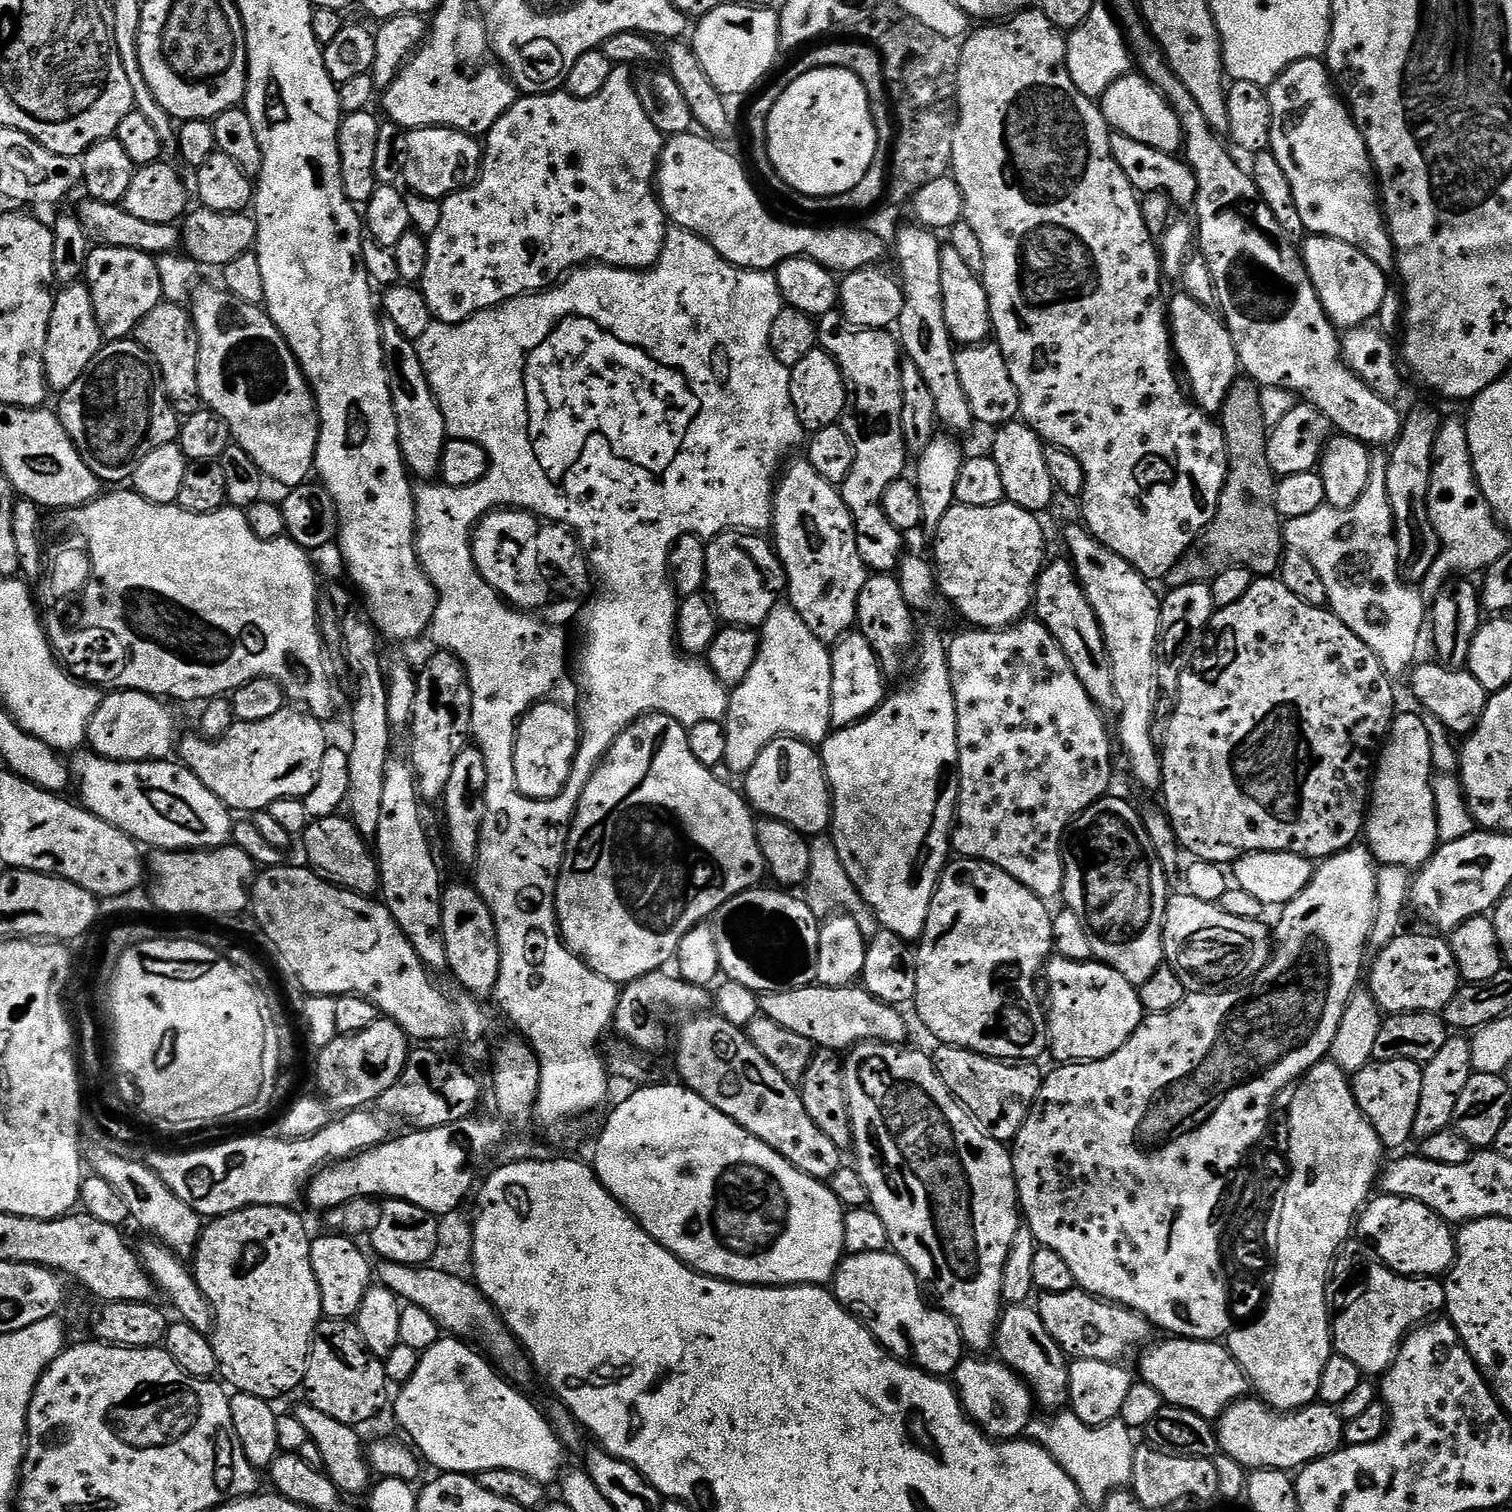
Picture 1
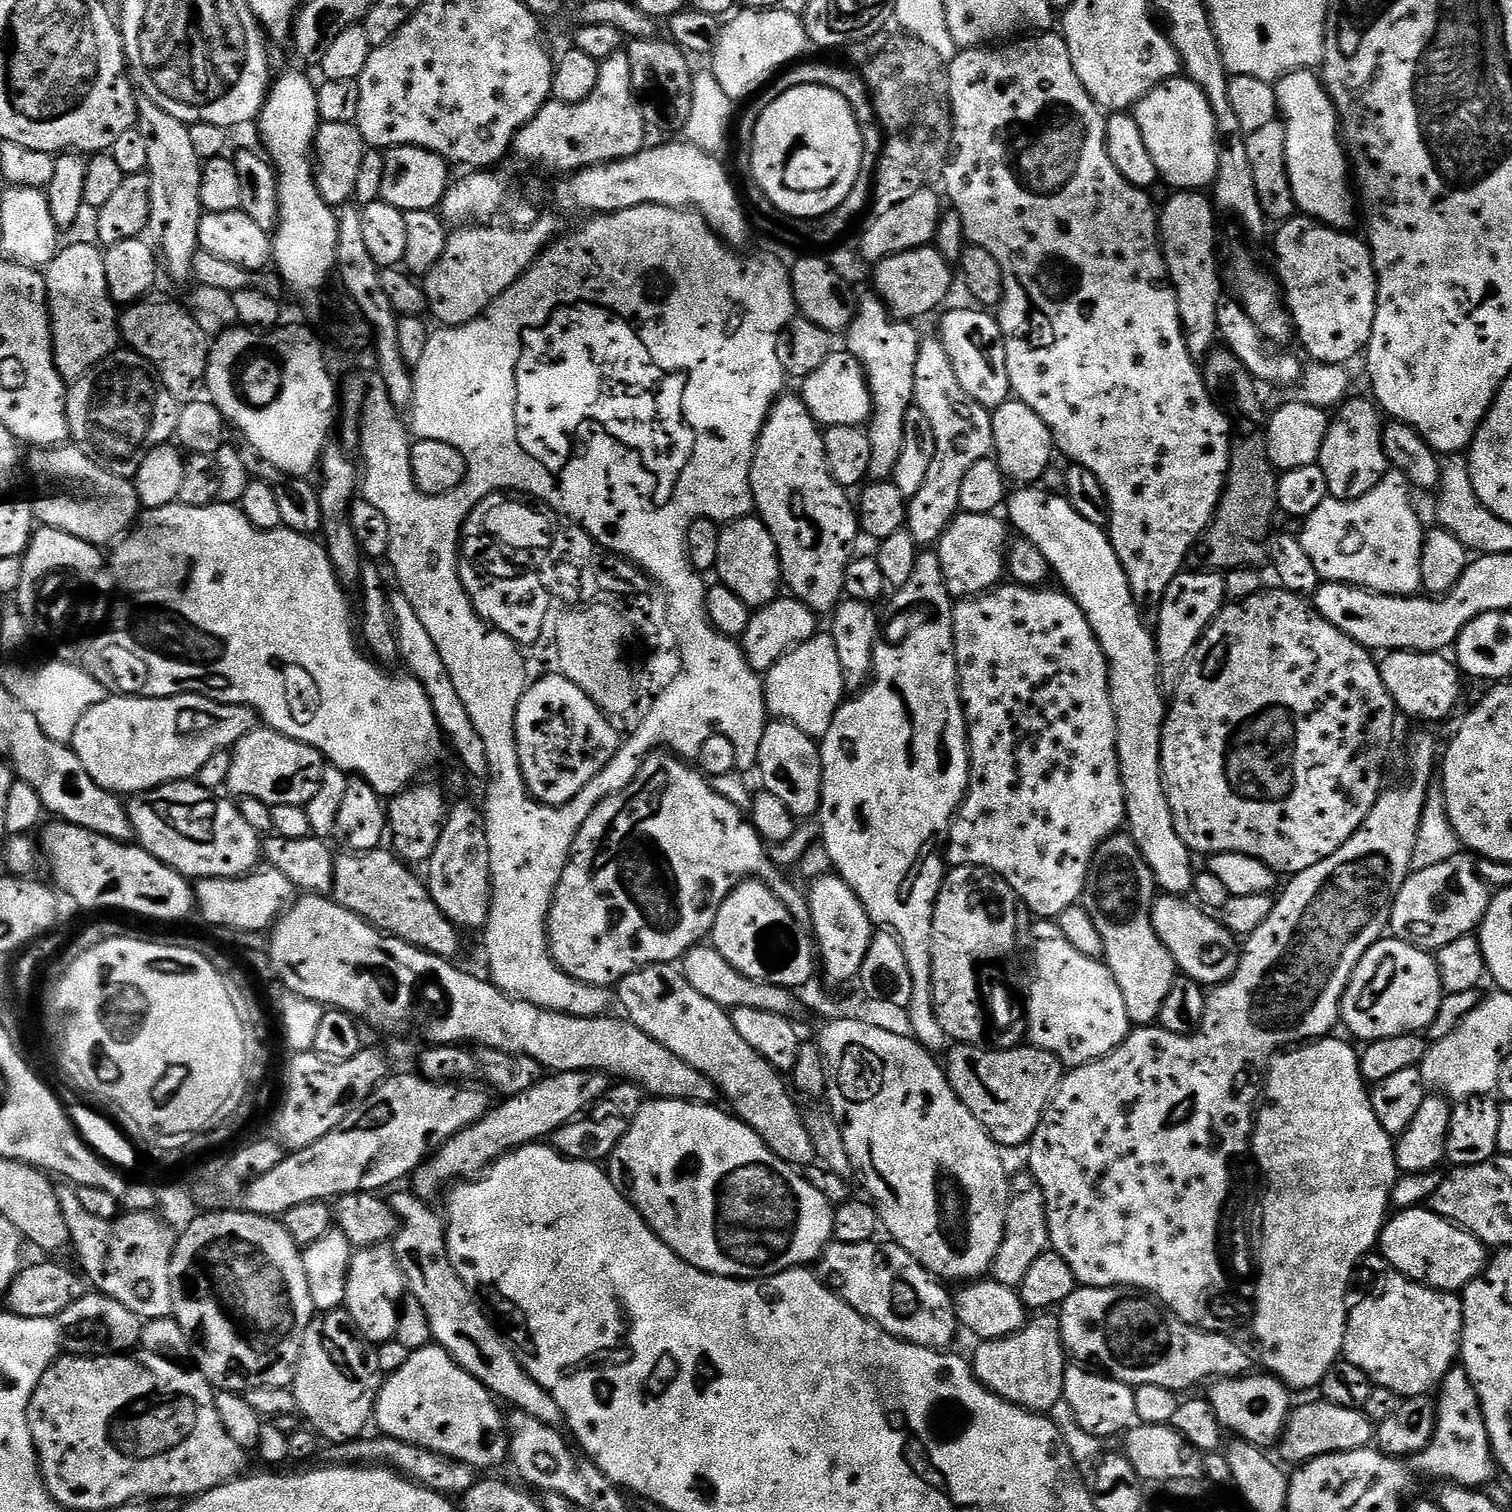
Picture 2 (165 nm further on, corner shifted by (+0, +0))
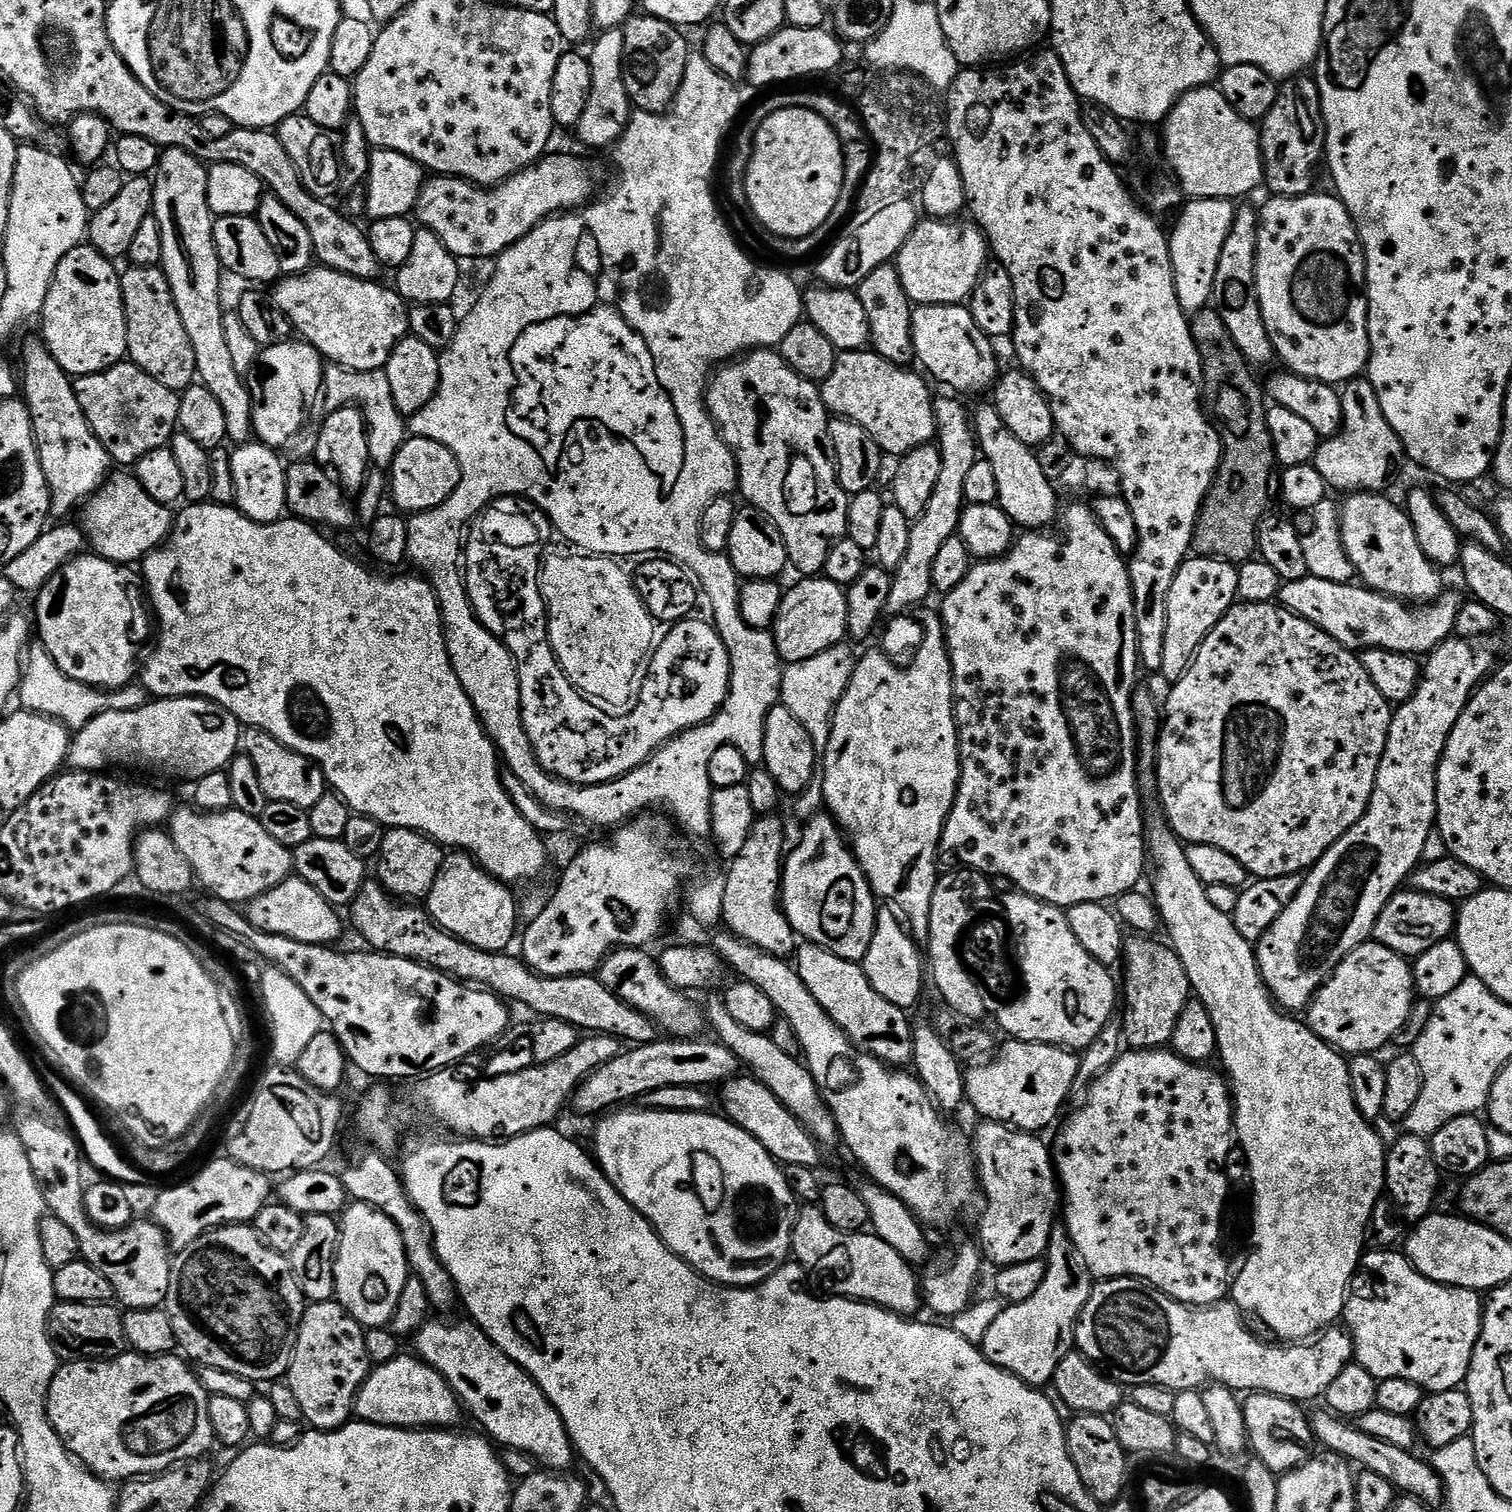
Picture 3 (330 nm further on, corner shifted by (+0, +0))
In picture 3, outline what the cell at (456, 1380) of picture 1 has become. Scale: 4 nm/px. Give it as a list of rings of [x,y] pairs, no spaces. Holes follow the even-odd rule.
[[[401,1354],[385,1364],[373,1367],[365,1378],[359,1394],[356,1396],[355,1415],[363,1423],[377,1424],[383,1428],[446,1428],[451,1429],[462,1416],[462,1405],[456,1399],[456,1391],[448,1385],[448,1380],[438,1374],[429,1364],[417,1358],[415,1355]]]

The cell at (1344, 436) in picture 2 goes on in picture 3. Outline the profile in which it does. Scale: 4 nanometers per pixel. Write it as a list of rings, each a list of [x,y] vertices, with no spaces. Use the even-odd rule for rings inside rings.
[[[1366,378],[1347,381],[1340,392],[1340,401],[1344,425],[1336,435],[1321,439],[1314,461],[1318,474],[1322,474],[1329,489],[1337,488],[1343,494],[1383,493],[1384,487],[1395,478],[1400,463],[1405,463],[1402,442],[1390,422],[1386,422],[1378,394],[1374,394],[1374,386]]]

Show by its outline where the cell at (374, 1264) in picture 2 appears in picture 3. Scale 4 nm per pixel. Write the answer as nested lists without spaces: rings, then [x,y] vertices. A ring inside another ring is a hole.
[[[352,1202],[339,1217],[340,1241],[336,1247],[335,1299],[365,1329],[391,1325],[392,1315],[410,1275],[402,1234],[382,1210]]]

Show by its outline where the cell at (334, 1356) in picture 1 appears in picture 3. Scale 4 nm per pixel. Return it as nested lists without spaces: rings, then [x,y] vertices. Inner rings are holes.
[[[338,1302],[309,1303],[300,1320],[292,1364],[286,1382],[302,1406],[304,1420],[313,1429],[331,1432],[353,1419],[356,1396],[374,1365],[366,1354],[365,1329]]]

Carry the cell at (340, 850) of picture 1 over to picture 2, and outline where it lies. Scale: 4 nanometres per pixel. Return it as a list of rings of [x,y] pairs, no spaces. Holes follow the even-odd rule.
[[[384,846],[372,852],[344,850],[334,859],[334,886],[330,896],[389,936],[396,936],[435,956],[456,958],[460,952],[461,929],[444,917],[428,893],[427,883],[412,872],[415,871]]]

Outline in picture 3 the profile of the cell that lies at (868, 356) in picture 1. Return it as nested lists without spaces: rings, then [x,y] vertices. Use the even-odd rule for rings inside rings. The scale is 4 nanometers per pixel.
[[[889,262],[878,266],[878,270],[870,270],[870,274],[862,278],[862,282],[854,291],[858,302],[862,302],[862,310],[866,310],[871,351],[877,352],[891,364],[911,365],[916,360],[912,333],[914,305],[909,300],[906,290],[902,290],[902,278],[898,274],[895,263]]]

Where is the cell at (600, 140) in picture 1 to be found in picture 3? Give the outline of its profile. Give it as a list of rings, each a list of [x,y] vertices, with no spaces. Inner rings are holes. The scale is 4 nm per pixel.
[[[619,28],[601,31],[595,37],[596,45],[590,51],[592,61],[592,89],[586,102],[586,110],[577,122],[574,135],[588,148],[611,149],[620,139],[628,120],[632,117],[634,105],[626,94],[624,85],[624,33]]]

